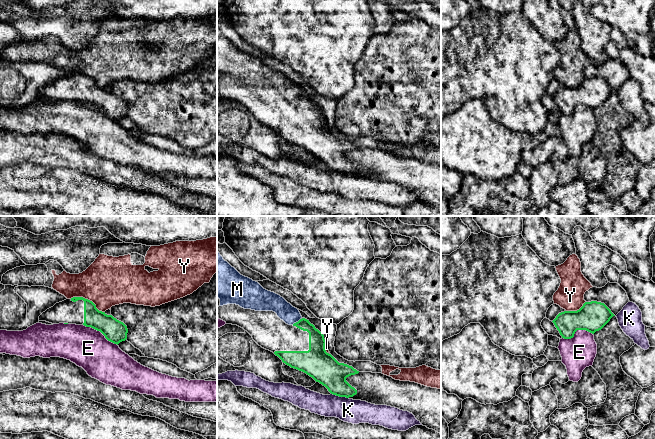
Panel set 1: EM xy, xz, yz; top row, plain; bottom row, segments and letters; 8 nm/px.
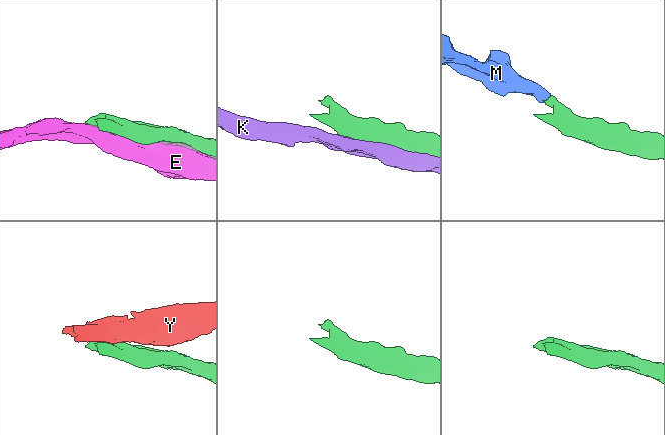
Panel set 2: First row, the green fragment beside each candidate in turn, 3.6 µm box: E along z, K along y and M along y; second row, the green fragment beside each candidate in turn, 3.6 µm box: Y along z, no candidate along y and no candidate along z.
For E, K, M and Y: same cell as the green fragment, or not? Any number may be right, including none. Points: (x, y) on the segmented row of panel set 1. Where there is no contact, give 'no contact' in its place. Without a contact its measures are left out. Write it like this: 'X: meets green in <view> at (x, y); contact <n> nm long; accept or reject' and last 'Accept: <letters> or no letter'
E: meets green in xy at (100, 331); contact 320 nm long; reject
K: meets green in xz at (340, 396); contact 150 nm long; reject
M: meets green in xz at (298, 321); contact 100 nm long; accept
Y: meets green in xy at (87, 299); contact 300 nm long; reject
Accept: M

